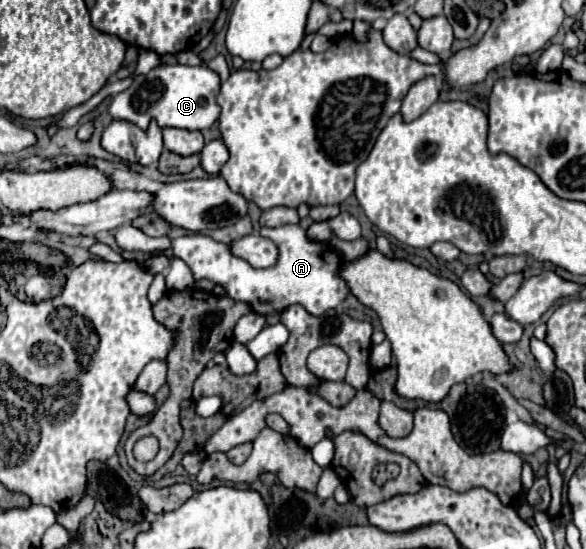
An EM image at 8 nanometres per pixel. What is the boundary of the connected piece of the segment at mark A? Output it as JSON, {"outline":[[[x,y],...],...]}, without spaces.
{"outline":[[[124,224],[114,230],[116,244],[122,250],[140,250],[140,252],[156,254],[156,252],[164,252],[164,246],[170,246],[172,256],[184,260],[190,266],[196,280],[206,278],[206,280],[212,280],[214,284],[222,284],[228,290],[230,298],[248,302],[252,310],[258,314],[268,314],[272,310],[280,312],[290,304],[302,304],[310,314],[320,316],[326,310],[340,306],[340,302],[348,294],[348,286],[340,276],[336,276],[340,256],[330,244],[308,240],[306,230],[298,224],[288,224],[280,228],[262,228],[260,234],[264,238],[270,238],[280,250],[278,264],[266,270],[252,268],[248,262],[236,258],[228,244],[216,242],[202,233],[178,236],[178,238],[168,238],[168,236],[154,238],[146,236],[140,228],[132,224]]]}

